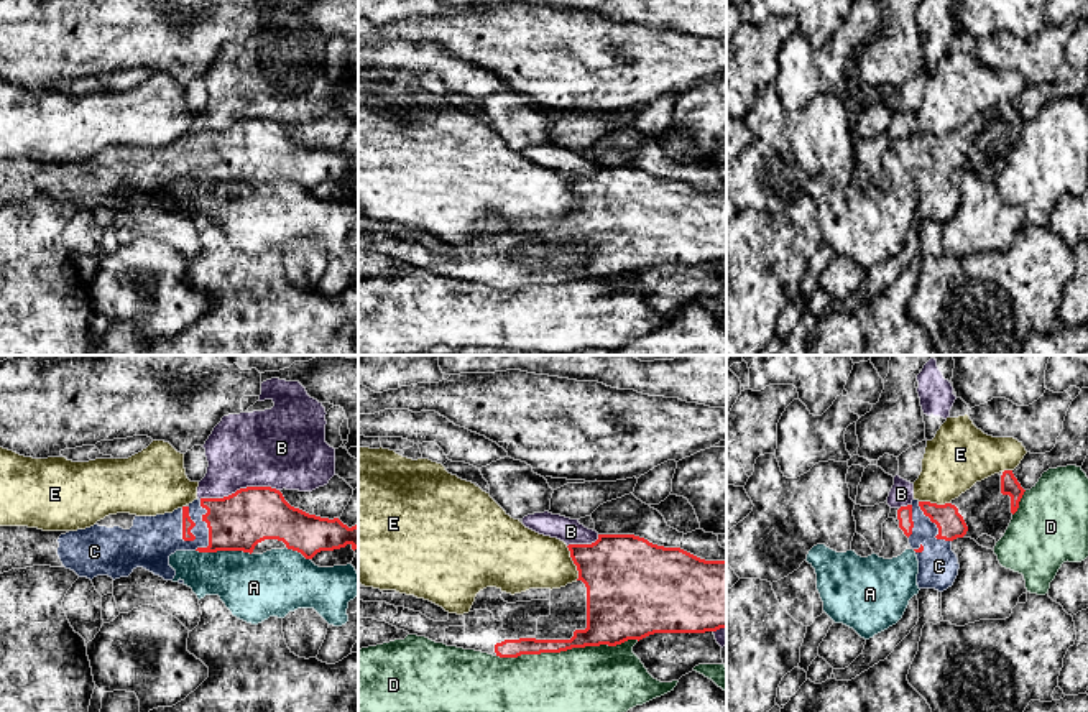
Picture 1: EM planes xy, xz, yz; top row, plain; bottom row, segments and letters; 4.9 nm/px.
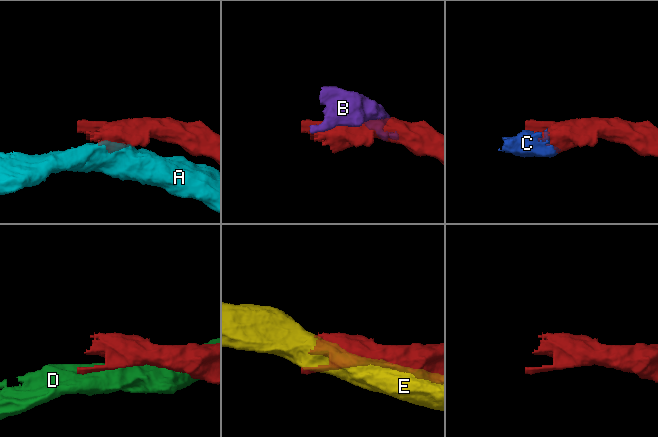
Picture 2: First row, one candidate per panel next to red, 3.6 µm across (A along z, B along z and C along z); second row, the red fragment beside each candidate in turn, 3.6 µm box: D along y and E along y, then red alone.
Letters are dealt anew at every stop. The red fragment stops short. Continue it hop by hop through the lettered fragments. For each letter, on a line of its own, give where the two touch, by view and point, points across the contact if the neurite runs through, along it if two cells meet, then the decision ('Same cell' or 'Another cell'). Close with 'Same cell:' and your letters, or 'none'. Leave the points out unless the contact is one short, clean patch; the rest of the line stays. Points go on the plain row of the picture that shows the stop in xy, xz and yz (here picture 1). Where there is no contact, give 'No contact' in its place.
A: Touches red at xy (224, 181). Another cell
B: Touches red at xy (240, 120). Another cell
C: Touches red at xy (193, 158). Same cell
D: Touches red at xz (567, 280). Another cell
E: Touches red at xz (574, 194). Another cell
Same cell: C

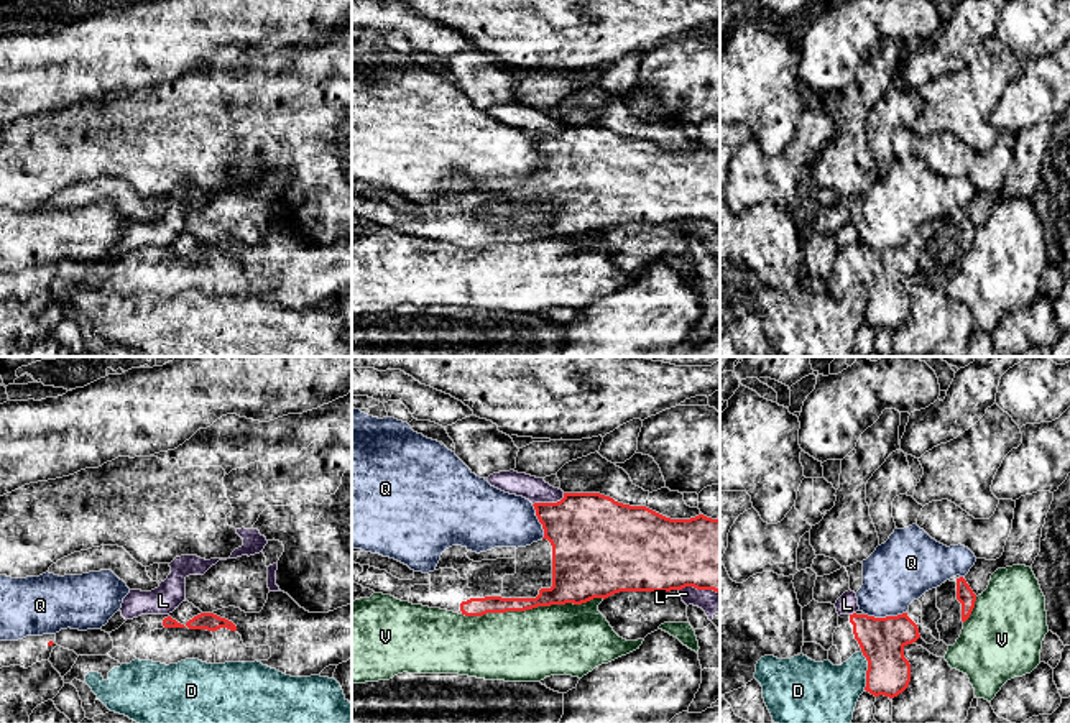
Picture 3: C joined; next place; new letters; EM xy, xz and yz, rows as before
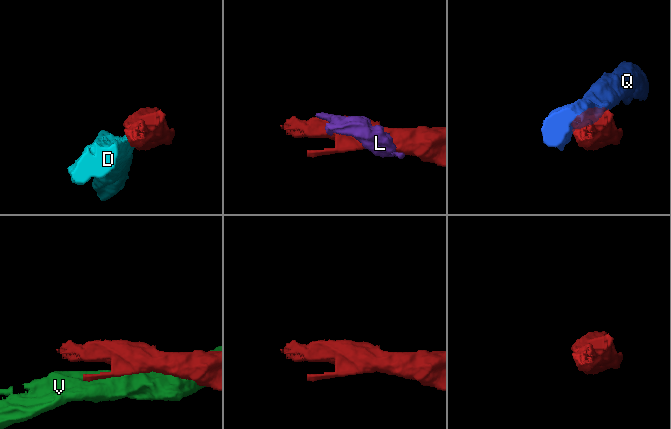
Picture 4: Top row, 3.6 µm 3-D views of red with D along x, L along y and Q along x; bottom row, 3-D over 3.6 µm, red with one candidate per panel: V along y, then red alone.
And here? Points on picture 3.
D: Touches red at yz (867, 303). Another cell
L: Touches red at xz (549, 135). Another cell
Q: Touches red at yz (886, 248). Another cell
V: Touches red at xz (533, 239). Another cell
Same cell: none

